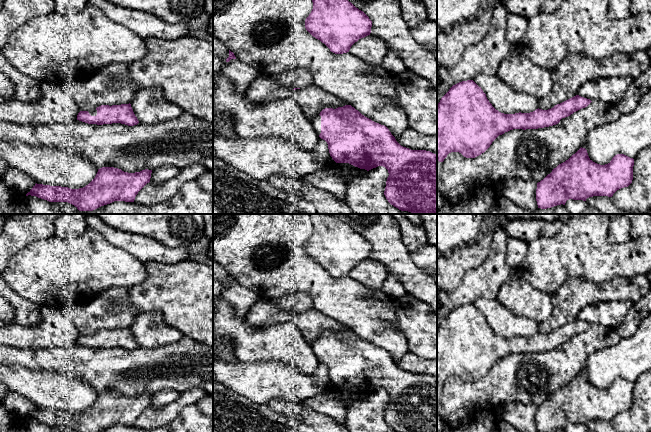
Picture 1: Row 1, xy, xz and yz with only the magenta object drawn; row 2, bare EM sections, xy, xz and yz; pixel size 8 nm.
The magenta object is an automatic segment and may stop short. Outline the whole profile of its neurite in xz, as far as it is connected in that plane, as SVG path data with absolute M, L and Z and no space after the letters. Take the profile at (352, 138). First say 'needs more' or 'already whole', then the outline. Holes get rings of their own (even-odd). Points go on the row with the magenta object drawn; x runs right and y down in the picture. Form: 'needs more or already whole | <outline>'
needs more | M351 105L325 108L311 119L313 129L328 144L336 163L349 163L367 171L383 166L388 170L384 195L401 211L437 214L437 154L401 146L389 129L362 115Z

